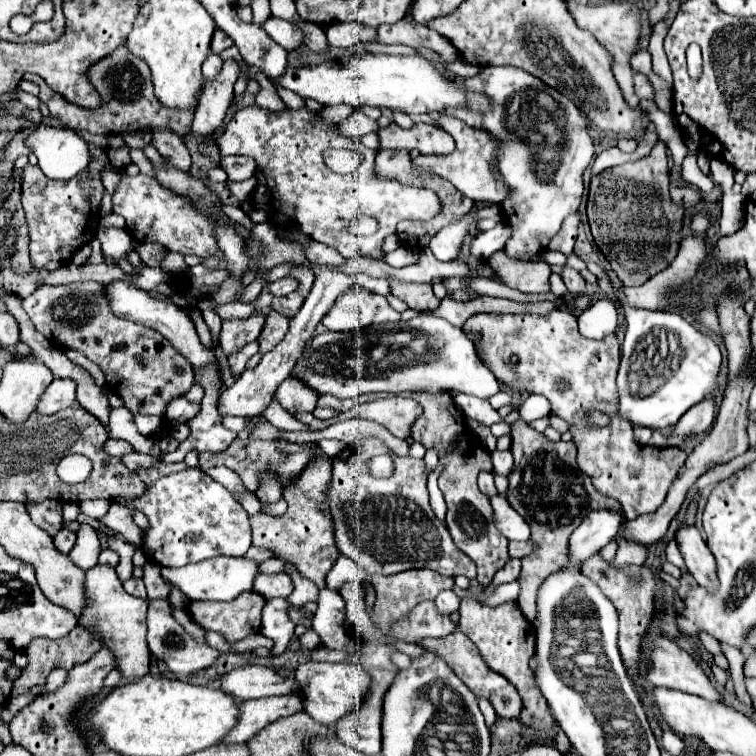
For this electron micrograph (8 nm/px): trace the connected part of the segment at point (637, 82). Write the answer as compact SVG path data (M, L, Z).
M636 72L636 76L634 76L634 90L636 90L638 98L654 98L654 88L642 72Z

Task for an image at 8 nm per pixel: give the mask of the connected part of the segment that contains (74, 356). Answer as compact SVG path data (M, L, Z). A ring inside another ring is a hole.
M70 350L70 356L68 356L68 360L70 362L74 362L74 364L78 364L78 366L82 366L84 370L88 370L94 378L96 378L96 382L98 382L98 386L104 386L104 382L106 382L106 378L104 378L104 372L94 364L94 362L90 362L82 352L76 352L76 350Z

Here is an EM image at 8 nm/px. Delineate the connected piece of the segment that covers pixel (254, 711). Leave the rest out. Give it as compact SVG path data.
M298 694L290 696L276 696L276 698L260 698L260 700L246 700L242 702L242 722L238 722L238 728L234 728L234 734L226 738L226 742L244 744L250 738L254 738L262 728L268 724L286 718L290 714L302 712L304 704Z

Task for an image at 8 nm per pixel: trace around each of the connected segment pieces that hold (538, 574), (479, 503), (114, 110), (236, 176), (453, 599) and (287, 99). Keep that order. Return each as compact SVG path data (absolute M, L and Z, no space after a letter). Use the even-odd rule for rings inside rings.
M522 418L511 425L512 434L512 454L514 454L514 468L508 474L508 494L506 500L510 506L524 516L524 520L530 526L530 540L536 544L536 550L528 556L522 558L522 572L520 572L520 596L518 596L518 606L522 614L526 614L528 620L534 620L534 610L536 610L536 592L538 586L544 582L548 574L554 570L560 570L568 562L568 538L574 532L574 528L582 522L582 518L592 512L592 510L616 510L622 512L618 502L610 496L600 494L588 476L584 476L580 470L570 474L570 472L546 472L546 466L576 466L568 456L574 454L574 448L564 446L562 442L550 442L544 434L538 434L532 430Z
M414 392L406 396L416 400L424 410L410 428L412 438L424 444L424 448L434 448L438 452L438 458L446 460L444 470L438 476L438 486L448 504L448 530L452 534L452 540L464 554L474 560L478 568L478 582L482 586L488 586L492 582L492 576L510 560L506 548L508 540L494 526L490 500L476 486L476 476L480 472L492 472L490 452L480 444L476 434L466 428L464 416L456 410L456 404L448 392Z
M126 40L118 46L118 50L114 50L114 54L108 54L106 58L100 60L100 78L102 78L102 82L98 86L98 94L102 98L102 106L90 110L90 108L76 106L76 104L64 100L64 96L50 90L50 86L36 74L24 74L24 80L36 82L40 86L40 98L48 106L52 118L62 120L70 128L82 128L92 134L114 134L114 132L122 132L122 130L142 130L142 132L168 130L168 132L176 132L180 136L190 134L194 108L176 110L176 108L162 106L154 94L152 74L150 74L148 64L142 58L136 58L134 54L130 54ZM110 78L124 78L124 84L112 82Z
M226 156L222 160L222 168L228 174L228 180L246 180L254 176L256 162L248 156Z
M444 590L444 592L440 592L440 594L436 596L434 606L436 606L438 614L442 614L442 616L450 616L452 612L458 610L460 600L458 600L458 596L456 596L452 590Z
M278 86L276 92L278 92L278 96L282 98L282 102L284 102L288 108L292 108L292 110L300 110L300 108L304 108L304 98L300 98L298 94L294 94L292 90L286 90L286 88Z

